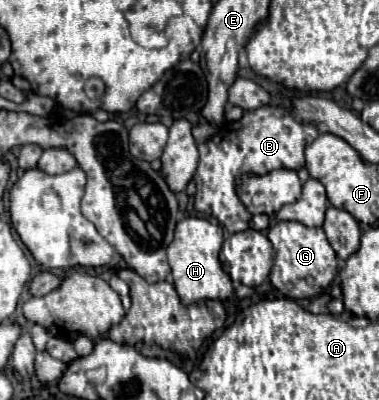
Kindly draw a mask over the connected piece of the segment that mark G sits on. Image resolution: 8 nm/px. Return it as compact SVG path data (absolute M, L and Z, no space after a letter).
M278 221L268 229L268 239L276 251L270 281L280 293L288 299L314 299L328 291L332 279L336 277L338 259L320 227L310 229L298 221Z

